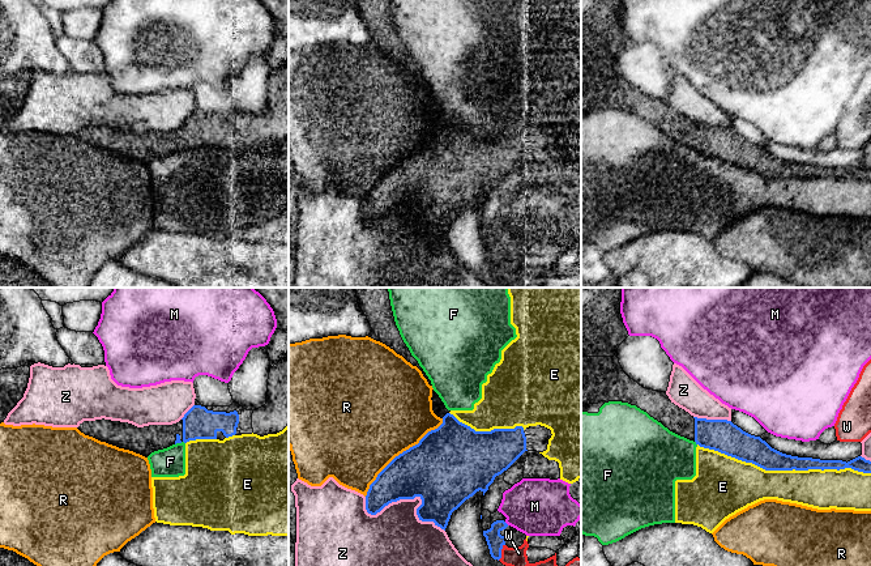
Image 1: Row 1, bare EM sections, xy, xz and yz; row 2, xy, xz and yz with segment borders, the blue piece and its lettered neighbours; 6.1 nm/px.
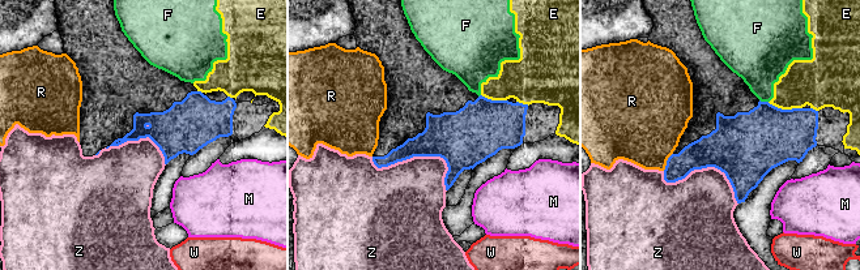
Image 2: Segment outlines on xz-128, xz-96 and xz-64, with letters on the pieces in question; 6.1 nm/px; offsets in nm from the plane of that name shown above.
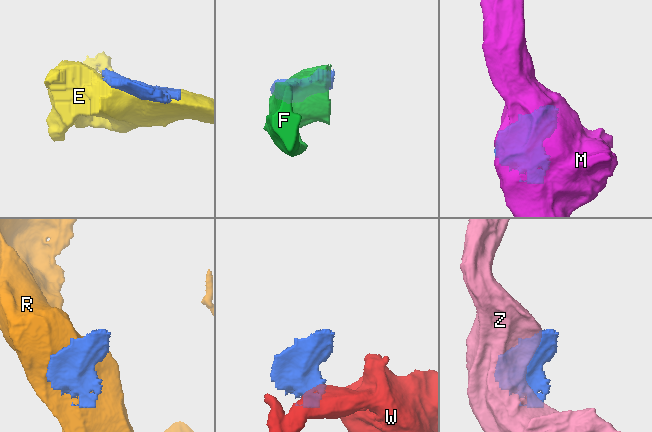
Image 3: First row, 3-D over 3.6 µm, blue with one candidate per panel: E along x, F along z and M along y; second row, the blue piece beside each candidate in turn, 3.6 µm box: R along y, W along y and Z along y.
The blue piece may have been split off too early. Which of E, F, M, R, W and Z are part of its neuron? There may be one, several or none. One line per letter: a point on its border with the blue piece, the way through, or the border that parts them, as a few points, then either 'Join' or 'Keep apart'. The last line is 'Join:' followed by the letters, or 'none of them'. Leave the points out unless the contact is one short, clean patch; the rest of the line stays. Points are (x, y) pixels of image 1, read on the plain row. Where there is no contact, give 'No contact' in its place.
E: Touches blue at yz (784, 177). Keep apart
F: Touches blue at yz (696, 150). Boundary: yz (695, 148), (696, 152). Keep apart
M: Touches blue at xz (506, 230). Keep apart
R: Touches blue at xz (402, 160). Keep apart
W: Touches blue at xz (500, 259). Boundary: xz (504, 251), (498, 267). Keep apart
Z: Touches blue at xz (409, 205). Keep apart
Join: none of them

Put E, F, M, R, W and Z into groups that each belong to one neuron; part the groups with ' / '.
E F / M / R / W / Z

